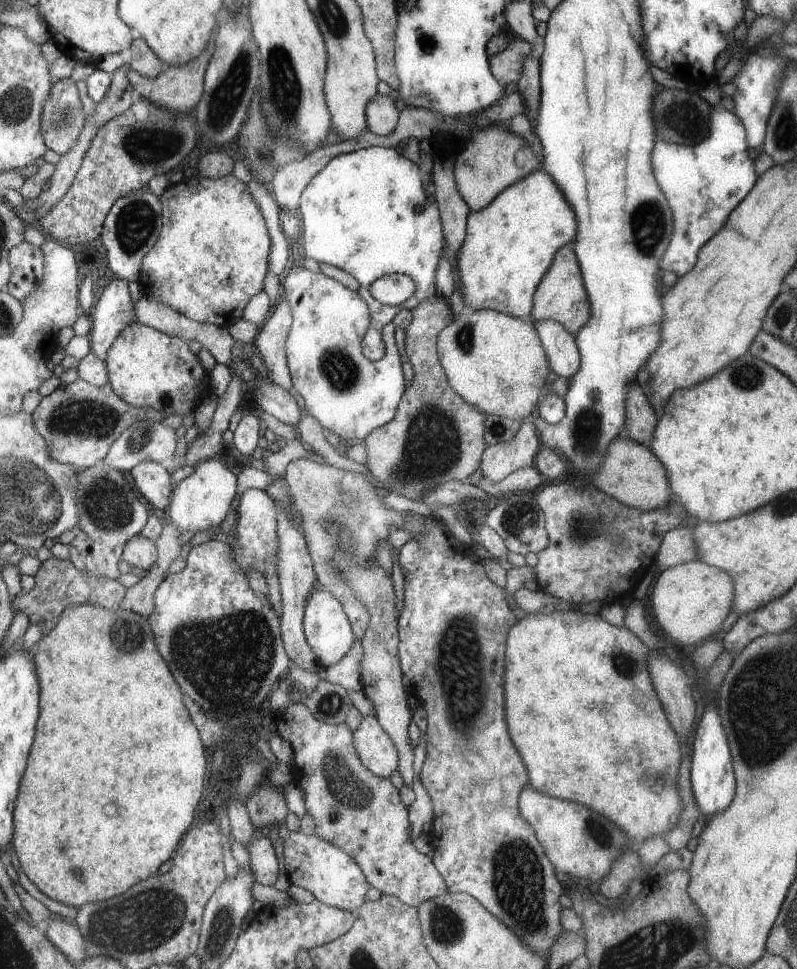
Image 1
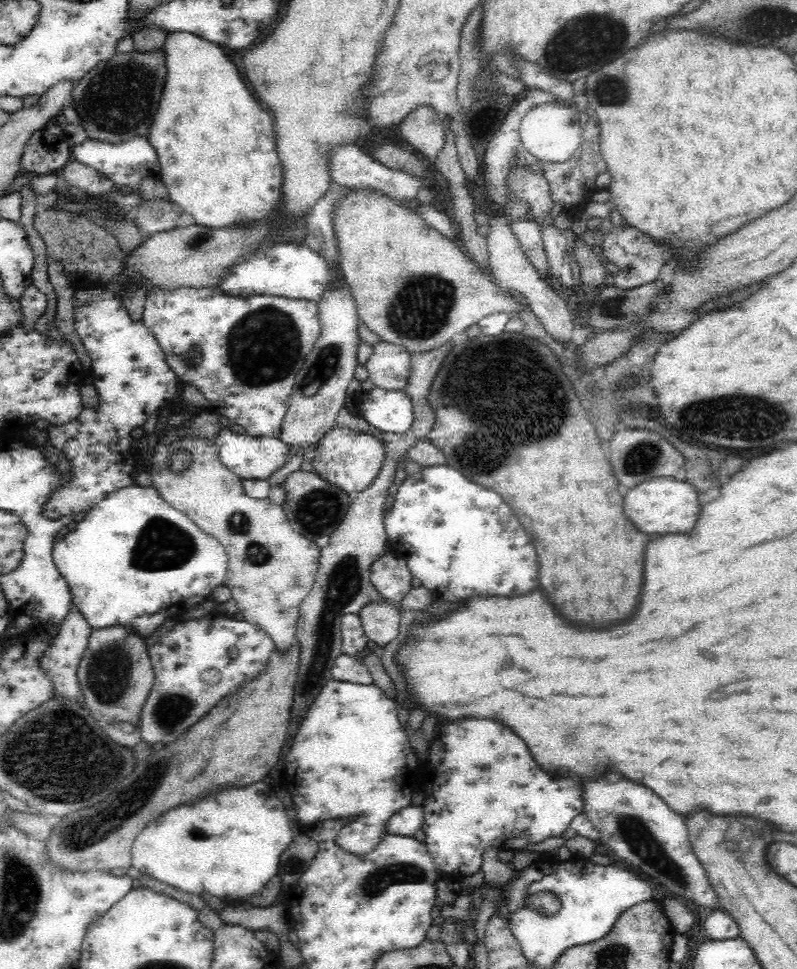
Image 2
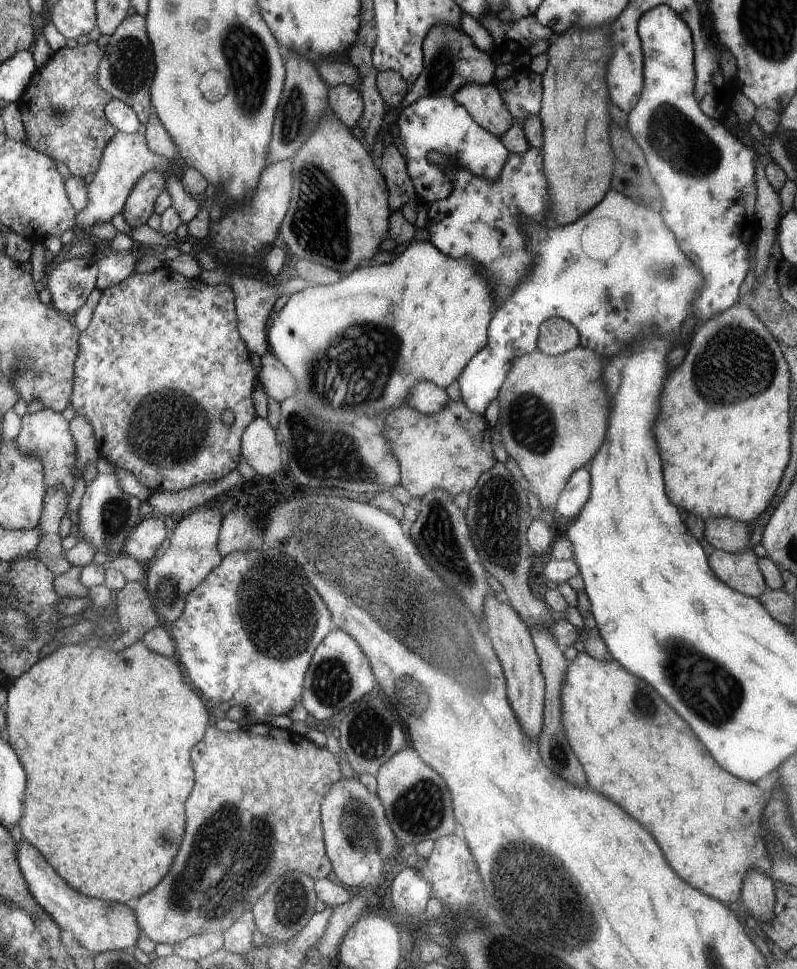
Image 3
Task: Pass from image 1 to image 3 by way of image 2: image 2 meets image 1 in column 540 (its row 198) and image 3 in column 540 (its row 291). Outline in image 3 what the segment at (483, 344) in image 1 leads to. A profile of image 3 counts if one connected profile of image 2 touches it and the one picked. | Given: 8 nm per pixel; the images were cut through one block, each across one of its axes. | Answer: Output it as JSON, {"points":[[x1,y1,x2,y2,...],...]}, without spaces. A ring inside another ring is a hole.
{"points":[[579,345,557,356,533,350,514,358,498,390,498,422,502,426,505,452,521,469,529,482,529,490,537,496,543,510,555,511,567,478,579,470,603,442,607,400,599,372,601,358]]}

